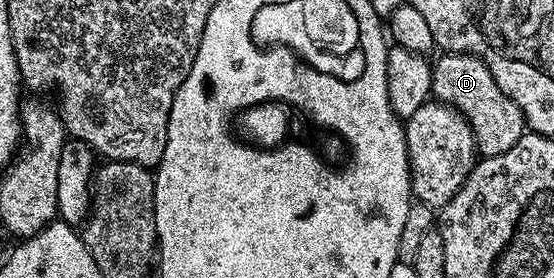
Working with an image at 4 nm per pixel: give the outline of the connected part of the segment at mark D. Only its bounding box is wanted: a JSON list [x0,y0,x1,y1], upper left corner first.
[431,52,524,157]

